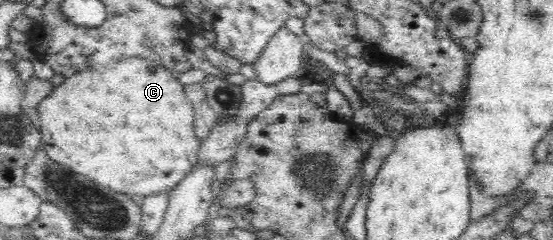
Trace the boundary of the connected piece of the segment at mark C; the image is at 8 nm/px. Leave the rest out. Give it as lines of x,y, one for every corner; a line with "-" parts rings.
125,58
111,67
91,67
71,76
71,78
65,78
61,86
56,86
51,94
39,103
35,119
40,131
41,148
46,151
51,160
59,162
63,166
69,166
69,170
73,170
77,174
85,174
89,180
109,186
109,188
126,194
128,197
137,196
142,199
145,196
155,196
161,192
168,192
180,180
183,180
183,177
192,172
197,160
199,160
200,146
199,137
195,135
193,105
187,100
184,86
181,85
176,73
147,58

